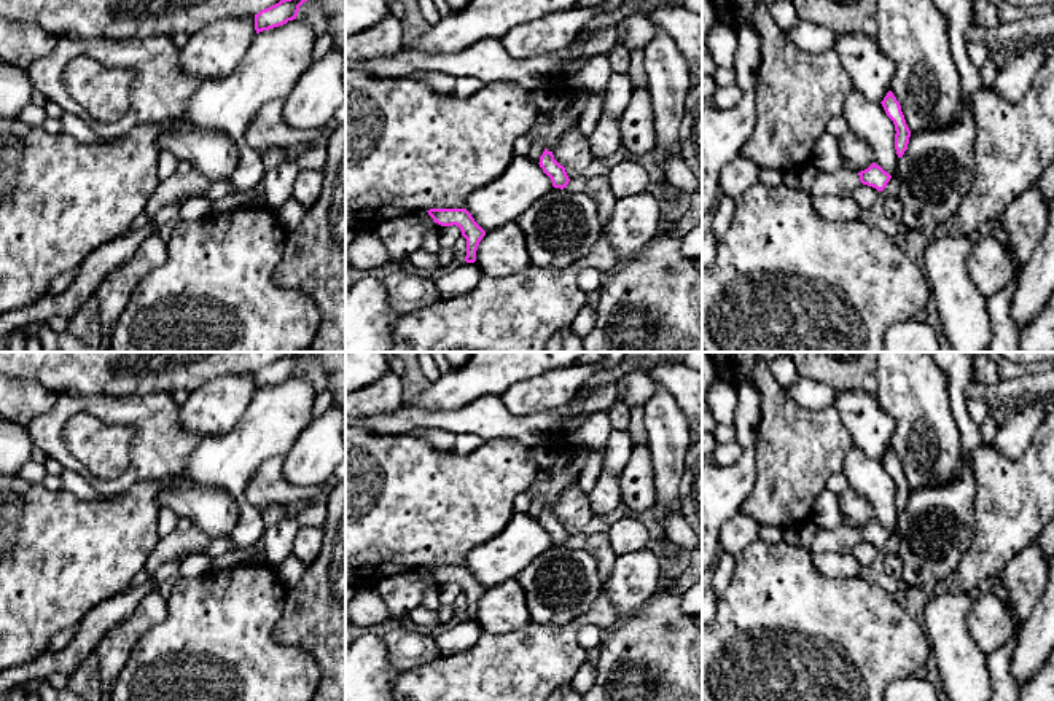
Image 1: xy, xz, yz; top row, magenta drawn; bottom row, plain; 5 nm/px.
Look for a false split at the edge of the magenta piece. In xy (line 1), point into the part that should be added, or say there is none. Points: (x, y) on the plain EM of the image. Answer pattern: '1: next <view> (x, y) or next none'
1: next none

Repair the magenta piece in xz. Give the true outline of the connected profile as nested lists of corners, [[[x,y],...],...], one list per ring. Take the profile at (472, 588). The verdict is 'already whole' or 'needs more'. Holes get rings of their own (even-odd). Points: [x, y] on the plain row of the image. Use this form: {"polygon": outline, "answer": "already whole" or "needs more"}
{"polygon": [[[430,566],[427,567],[435,580],[441,583],[459,583],[466,596],[466,620],[476,618],[476,607],[486,588],[474,578],[466,566]]], "answer": "already whole"}

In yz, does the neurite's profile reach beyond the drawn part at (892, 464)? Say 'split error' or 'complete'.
complete

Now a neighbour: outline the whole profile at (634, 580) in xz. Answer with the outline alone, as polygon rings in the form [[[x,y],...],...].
[[[643,546],[616,558],[602,596],[616,607],[619,618],[627,618],[654,596],[659,577],[658,556]]]

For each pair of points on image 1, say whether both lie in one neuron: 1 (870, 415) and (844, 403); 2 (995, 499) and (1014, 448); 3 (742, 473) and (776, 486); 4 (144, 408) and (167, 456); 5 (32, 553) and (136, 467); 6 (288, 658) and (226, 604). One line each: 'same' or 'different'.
1: same
2: different
3: different
4: same
5: different
6: same

